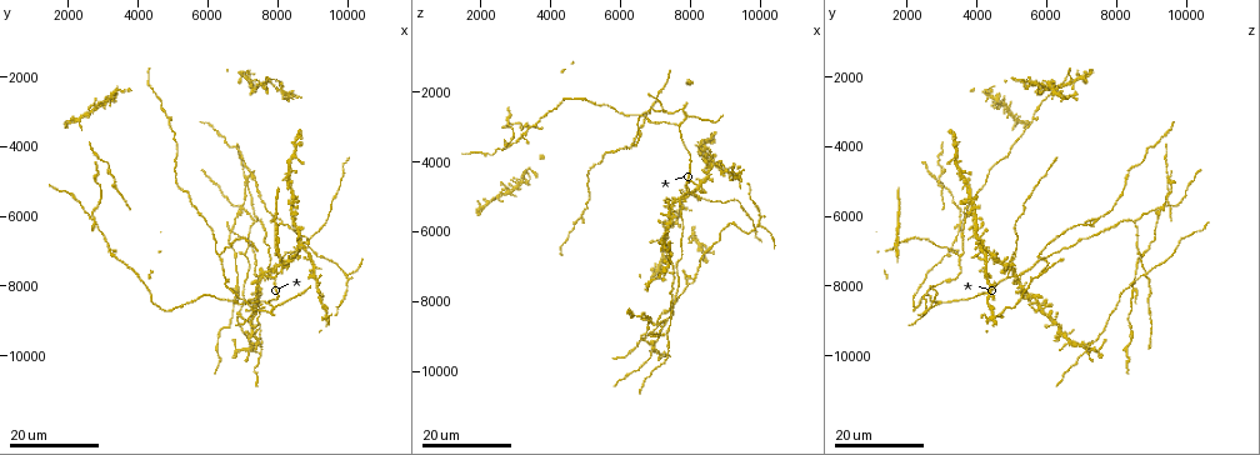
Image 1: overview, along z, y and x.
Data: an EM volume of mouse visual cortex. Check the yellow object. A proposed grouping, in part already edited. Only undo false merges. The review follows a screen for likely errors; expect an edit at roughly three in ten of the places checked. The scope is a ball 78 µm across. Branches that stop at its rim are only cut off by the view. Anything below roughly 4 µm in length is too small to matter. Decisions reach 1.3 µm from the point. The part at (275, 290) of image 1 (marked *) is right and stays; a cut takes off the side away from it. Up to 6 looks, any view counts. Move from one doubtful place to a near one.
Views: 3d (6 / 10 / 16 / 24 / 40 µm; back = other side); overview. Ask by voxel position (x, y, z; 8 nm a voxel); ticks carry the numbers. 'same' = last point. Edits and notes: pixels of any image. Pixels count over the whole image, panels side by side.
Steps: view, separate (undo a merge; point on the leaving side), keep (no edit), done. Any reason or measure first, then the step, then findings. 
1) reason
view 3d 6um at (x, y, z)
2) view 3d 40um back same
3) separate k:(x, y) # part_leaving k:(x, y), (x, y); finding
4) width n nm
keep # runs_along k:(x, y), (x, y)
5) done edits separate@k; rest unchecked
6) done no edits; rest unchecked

three-way junction
view 3d 16um at (7700, 8500, 3000)

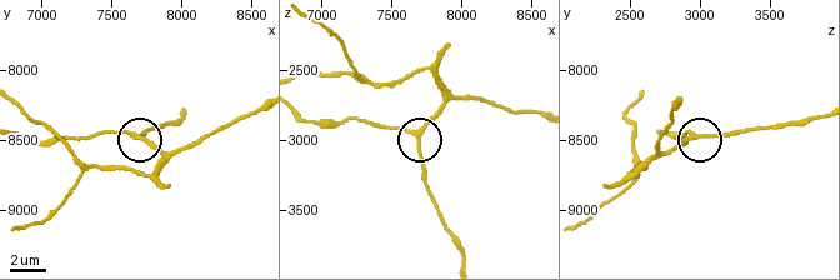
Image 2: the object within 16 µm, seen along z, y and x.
closer look
view 3d 6um at (7660, 8440, 2940)

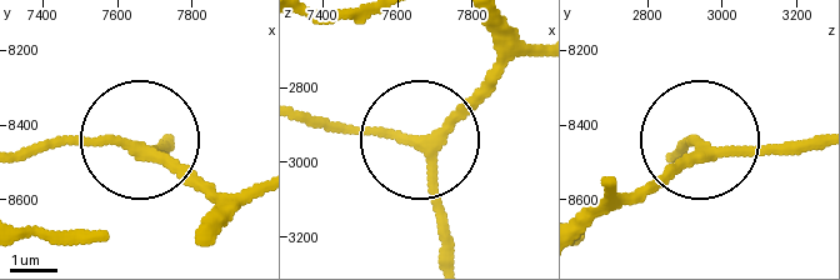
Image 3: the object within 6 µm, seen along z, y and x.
width 210 nm
keep # runs_along 3:(819, 139), (724, 150), (688, 139), (675, 150); continuous, no second cell

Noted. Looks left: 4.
looks like a crossing
view 3d 24um at (2700, 6200, 3600)

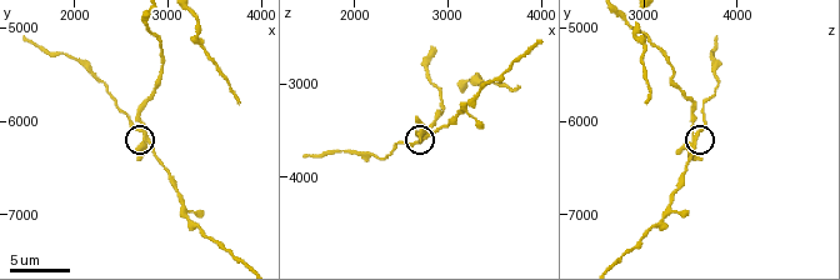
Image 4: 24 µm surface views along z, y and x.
view 3d 6um at (2750, 6100, 3550)

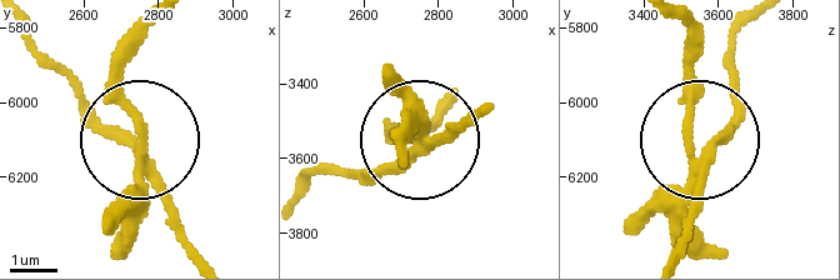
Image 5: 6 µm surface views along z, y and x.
width 230 nm
separate 5:(118, 221) # two cells meet here

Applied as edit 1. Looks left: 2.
three arms meet
view 3d 16um at (7300, 8800, 2600)

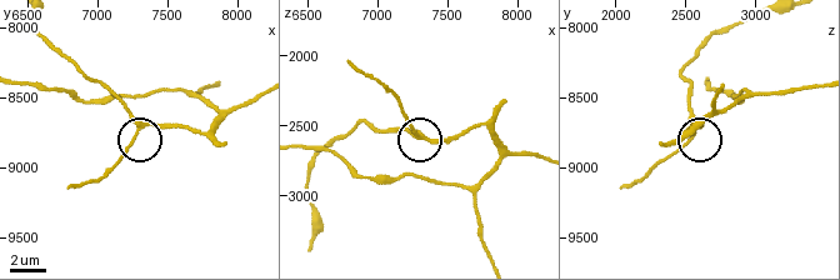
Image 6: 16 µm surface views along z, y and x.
zoom in
view 3d 10um at (7300, 8720, 2560)

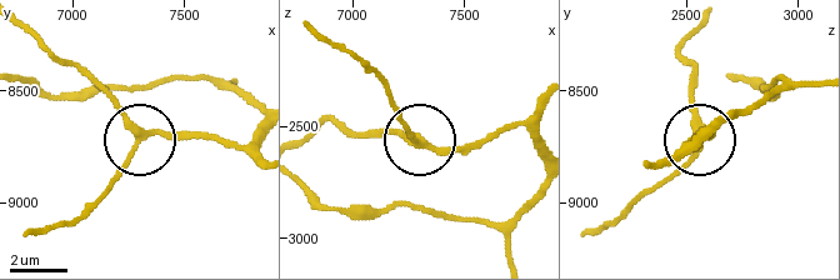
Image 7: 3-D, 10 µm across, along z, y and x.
arms 3
keep # runs_along 7:(255, 134), (234, 148), (184, 134), (148, 136), (108, 189); continuous, no second cell

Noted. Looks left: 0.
done edits separate@5; rest unchecked

